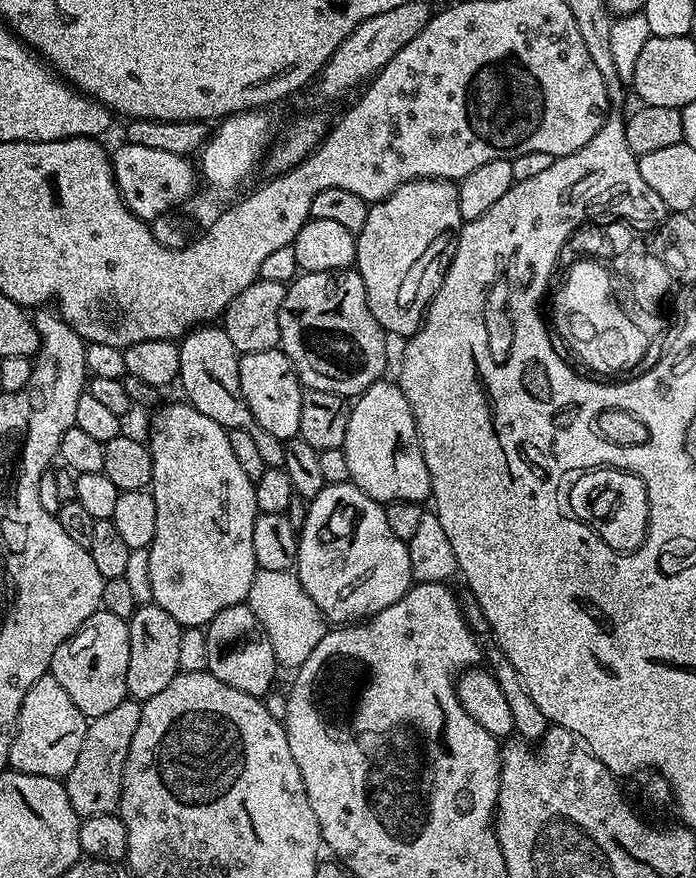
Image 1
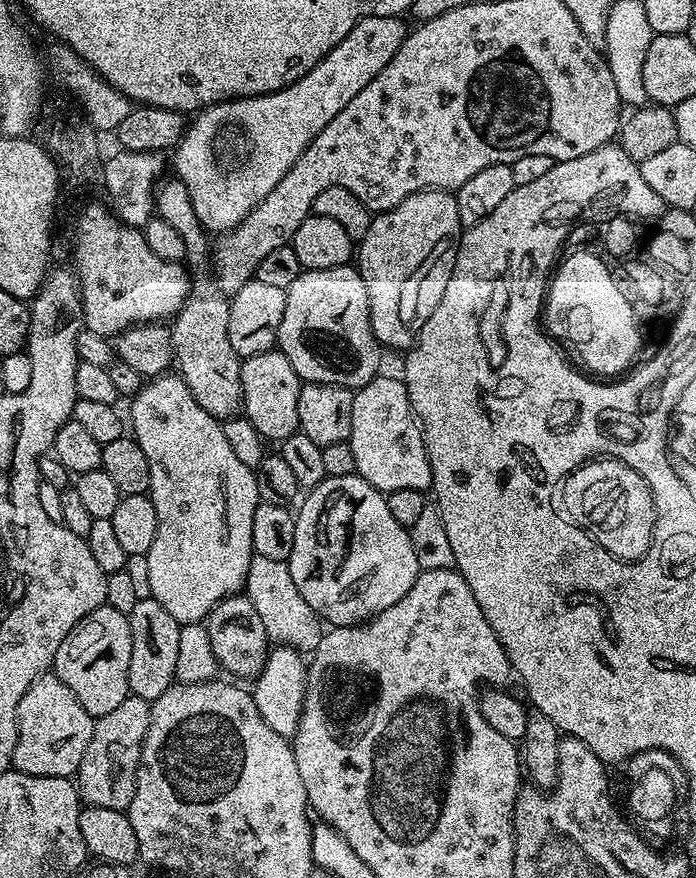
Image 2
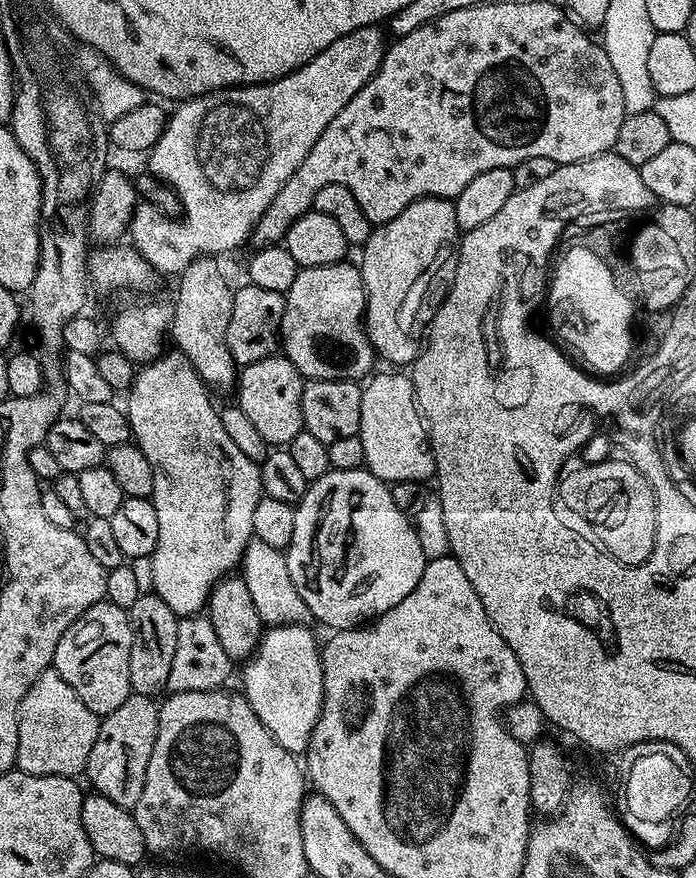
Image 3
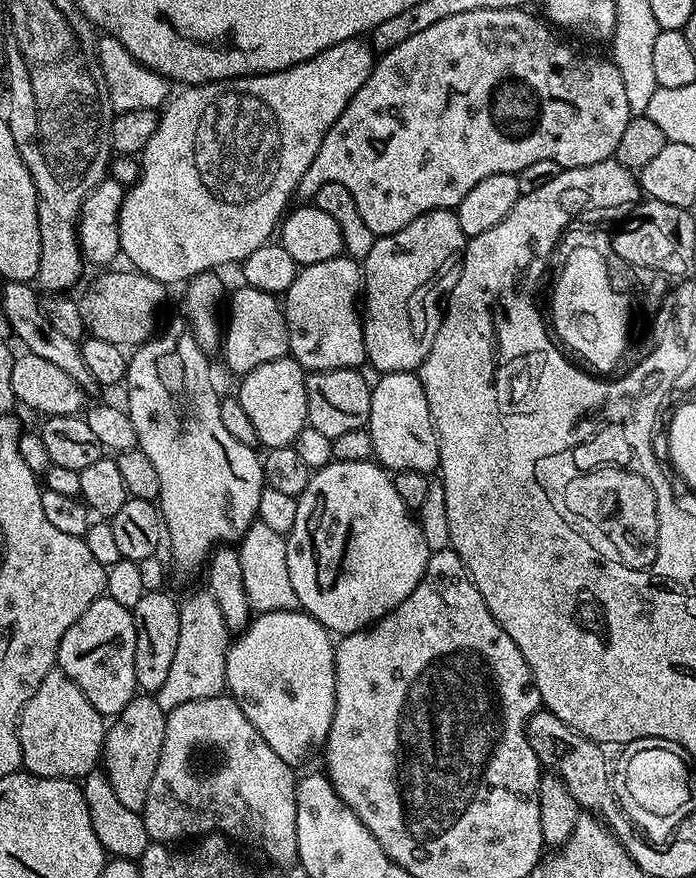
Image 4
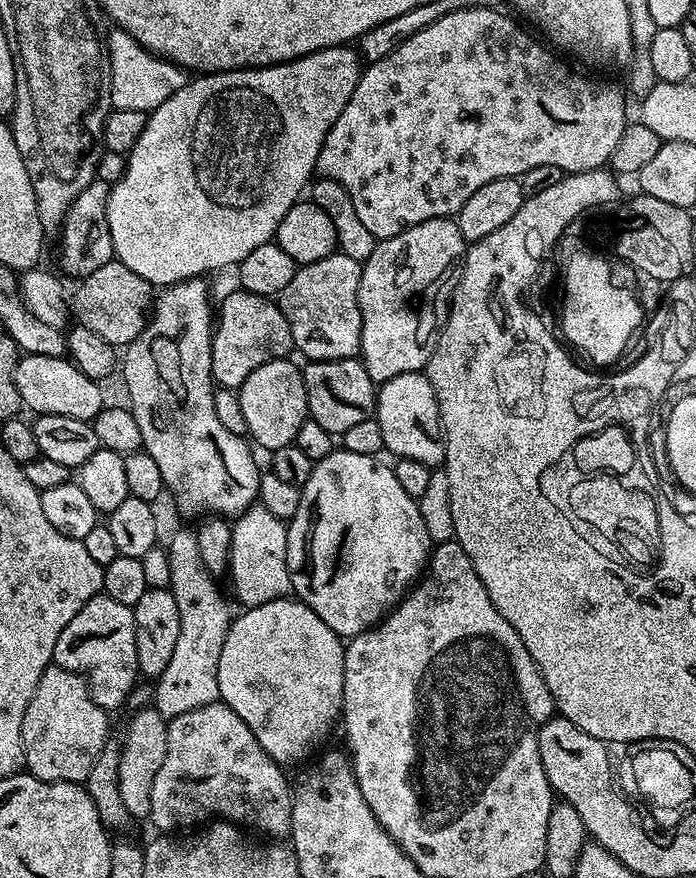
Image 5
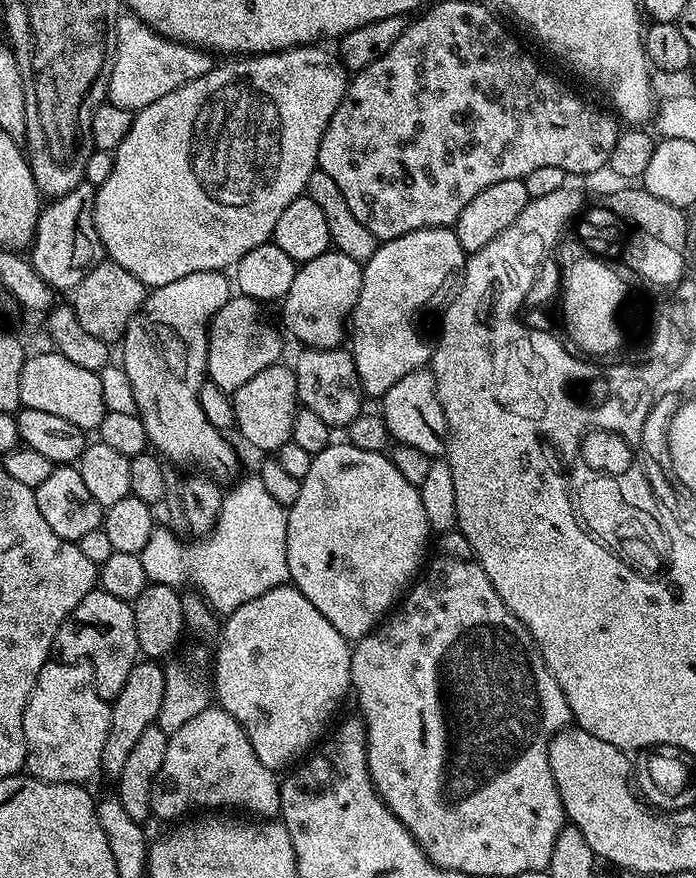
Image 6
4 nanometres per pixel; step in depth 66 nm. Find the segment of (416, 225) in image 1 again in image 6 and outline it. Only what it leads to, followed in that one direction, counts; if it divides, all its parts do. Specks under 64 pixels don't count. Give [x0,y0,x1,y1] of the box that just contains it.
[350,228,466,398]

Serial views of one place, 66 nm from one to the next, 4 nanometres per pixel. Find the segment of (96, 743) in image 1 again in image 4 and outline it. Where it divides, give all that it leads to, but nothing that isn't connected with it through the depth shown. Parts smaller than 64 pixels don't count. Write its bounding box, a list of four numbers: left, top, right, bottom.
[102,694,166,813]

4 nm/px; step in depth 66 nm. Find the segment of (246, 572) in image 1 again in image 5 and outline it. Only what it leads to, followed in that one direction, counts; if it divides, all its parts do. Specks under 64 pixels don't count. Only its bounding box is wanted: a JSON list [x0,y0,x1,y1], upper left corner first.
[122,278,261,518]

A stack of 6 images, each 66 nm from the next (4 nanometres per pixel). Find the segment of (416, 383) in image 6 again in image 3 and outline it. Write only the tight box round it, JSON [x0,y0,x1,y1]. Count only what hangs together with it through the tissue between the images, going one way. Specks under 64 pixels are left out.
[358,371,436,485]

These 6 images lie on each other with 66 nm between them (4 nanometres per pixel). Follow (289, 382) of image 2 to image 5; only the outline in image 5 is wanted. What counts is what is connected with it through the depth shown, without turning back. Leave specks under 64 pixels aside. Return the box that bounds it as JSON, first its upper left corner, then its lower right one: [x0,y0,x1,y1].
[238,358,309,453]

